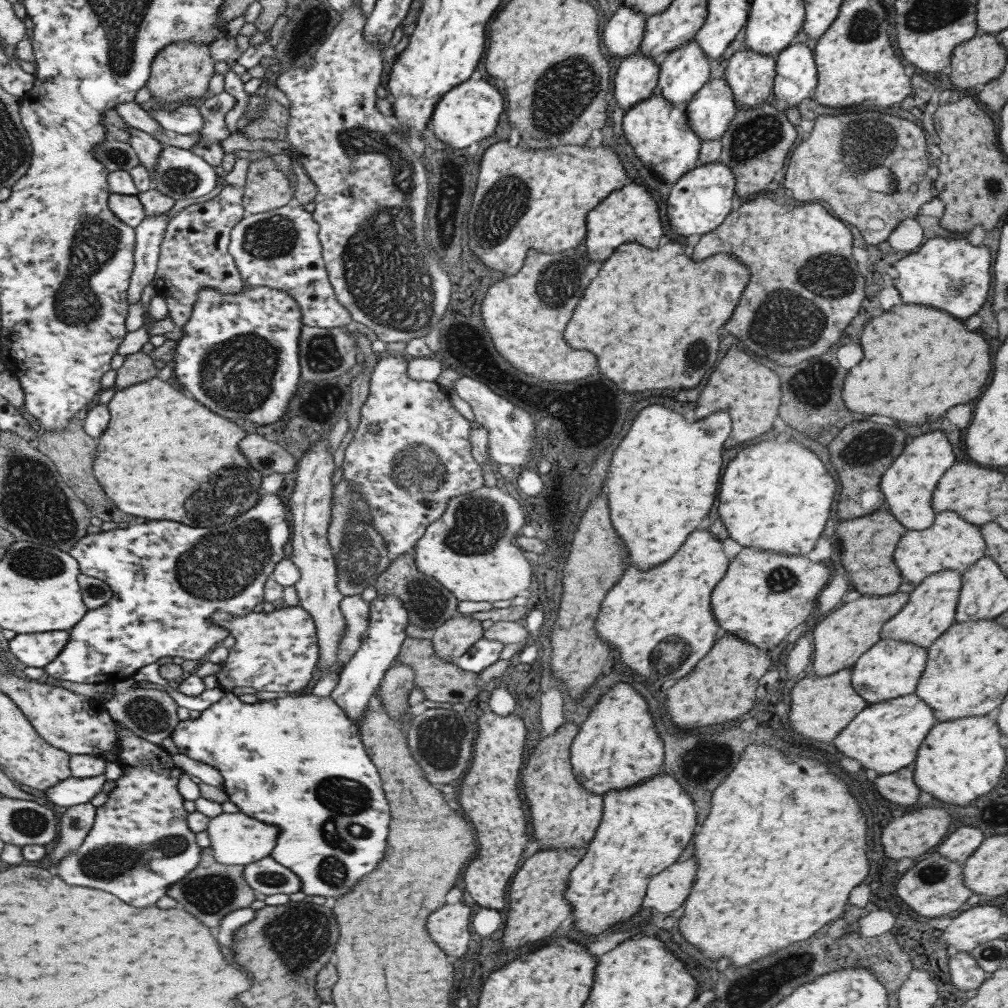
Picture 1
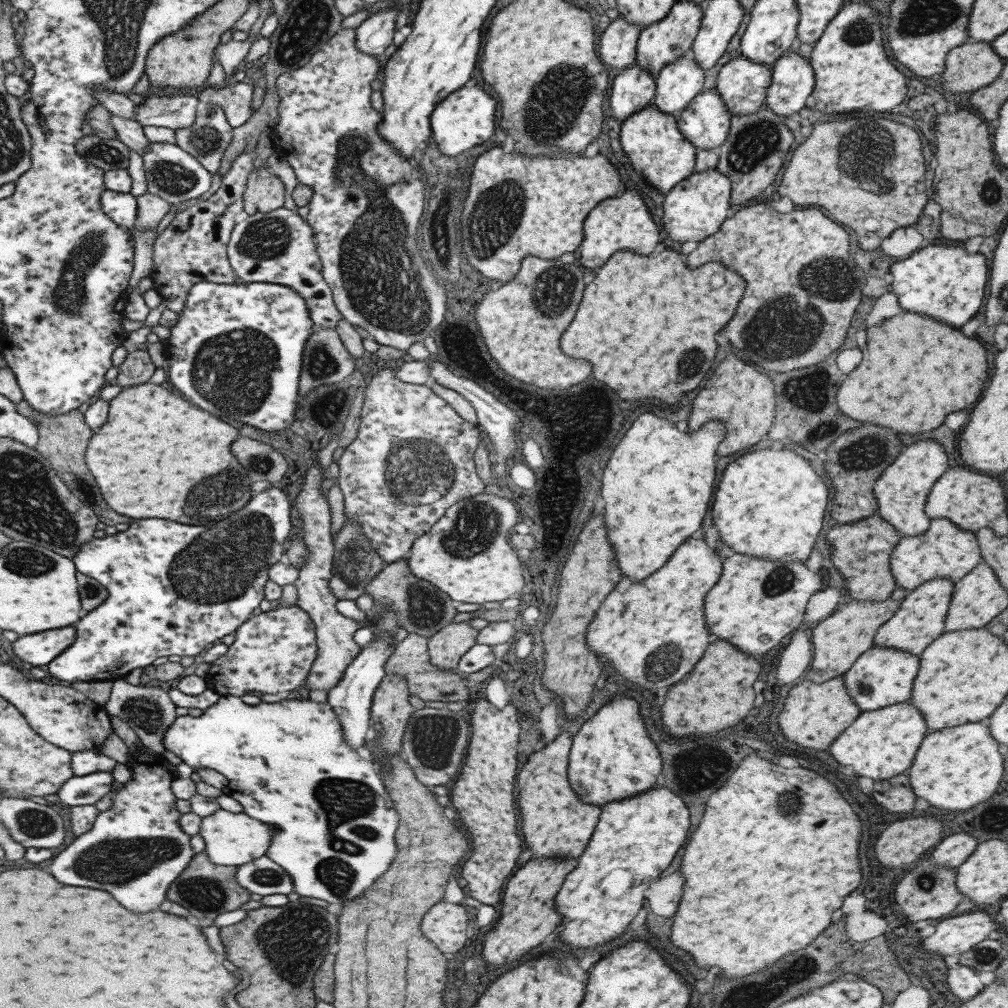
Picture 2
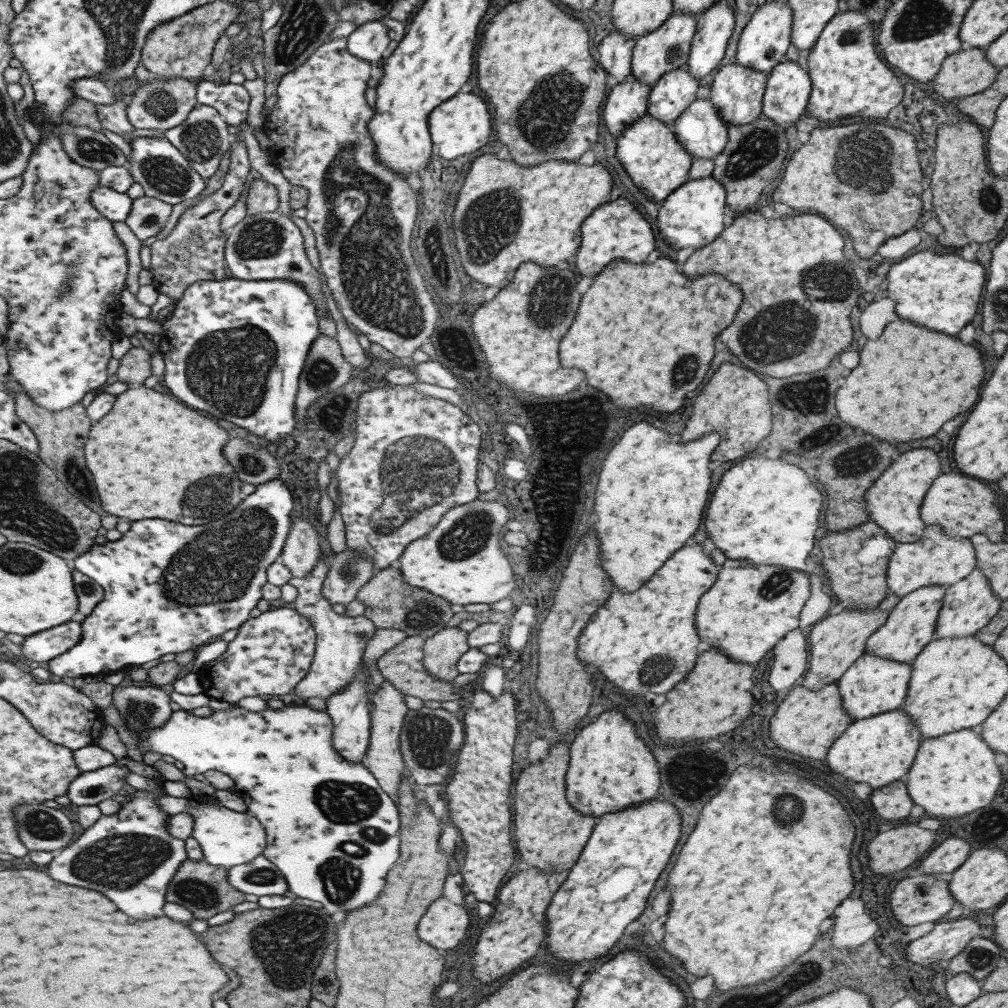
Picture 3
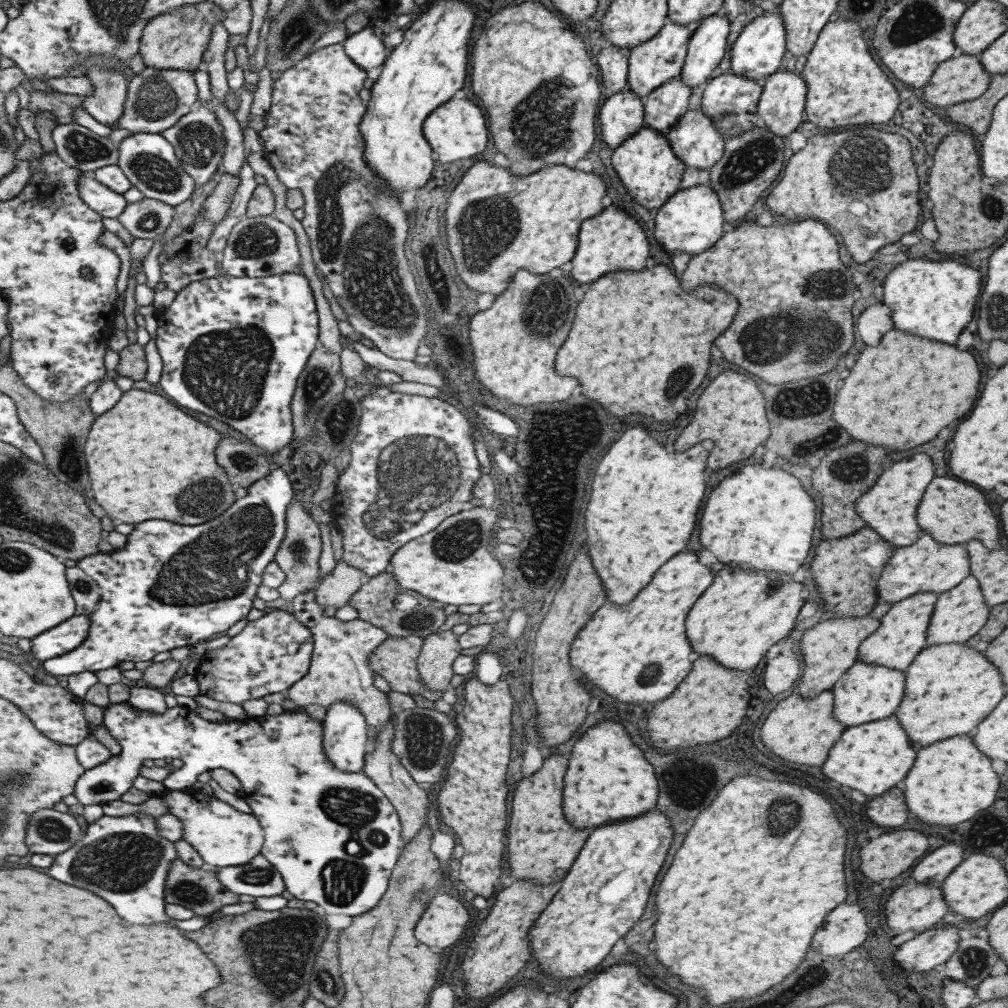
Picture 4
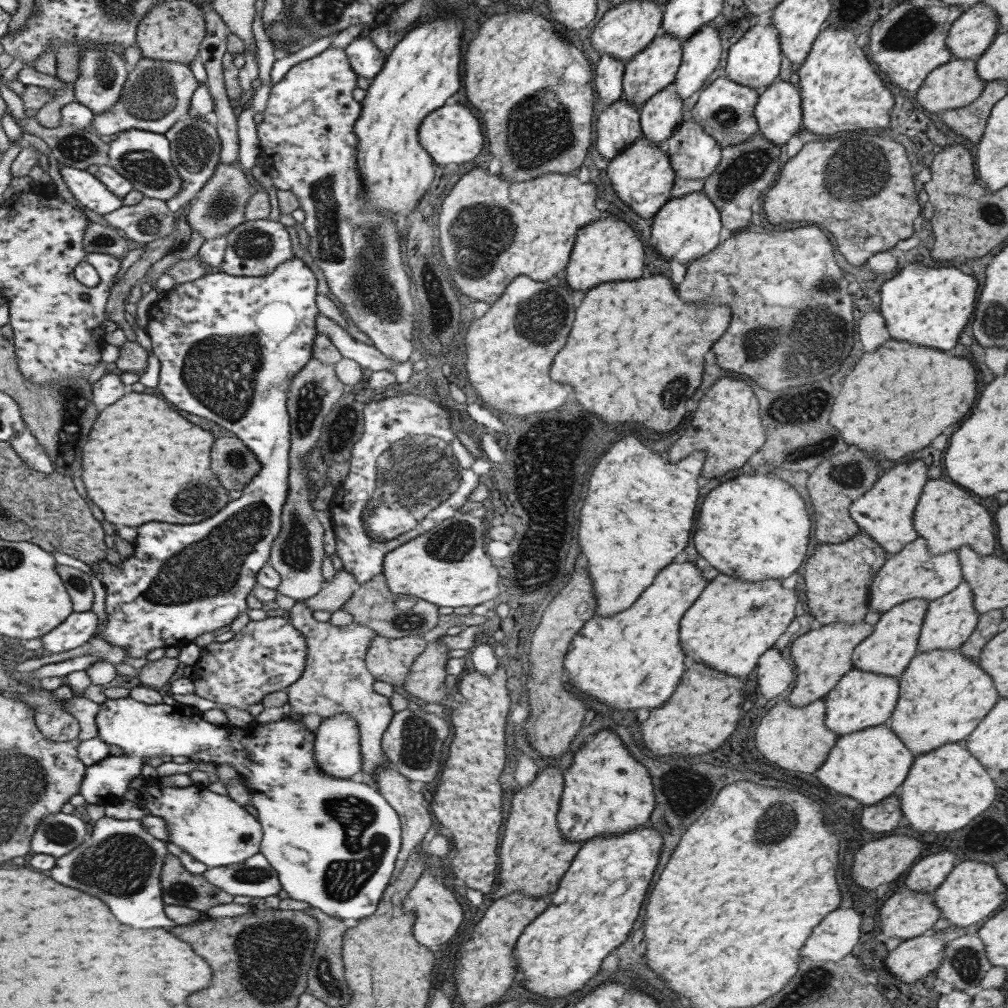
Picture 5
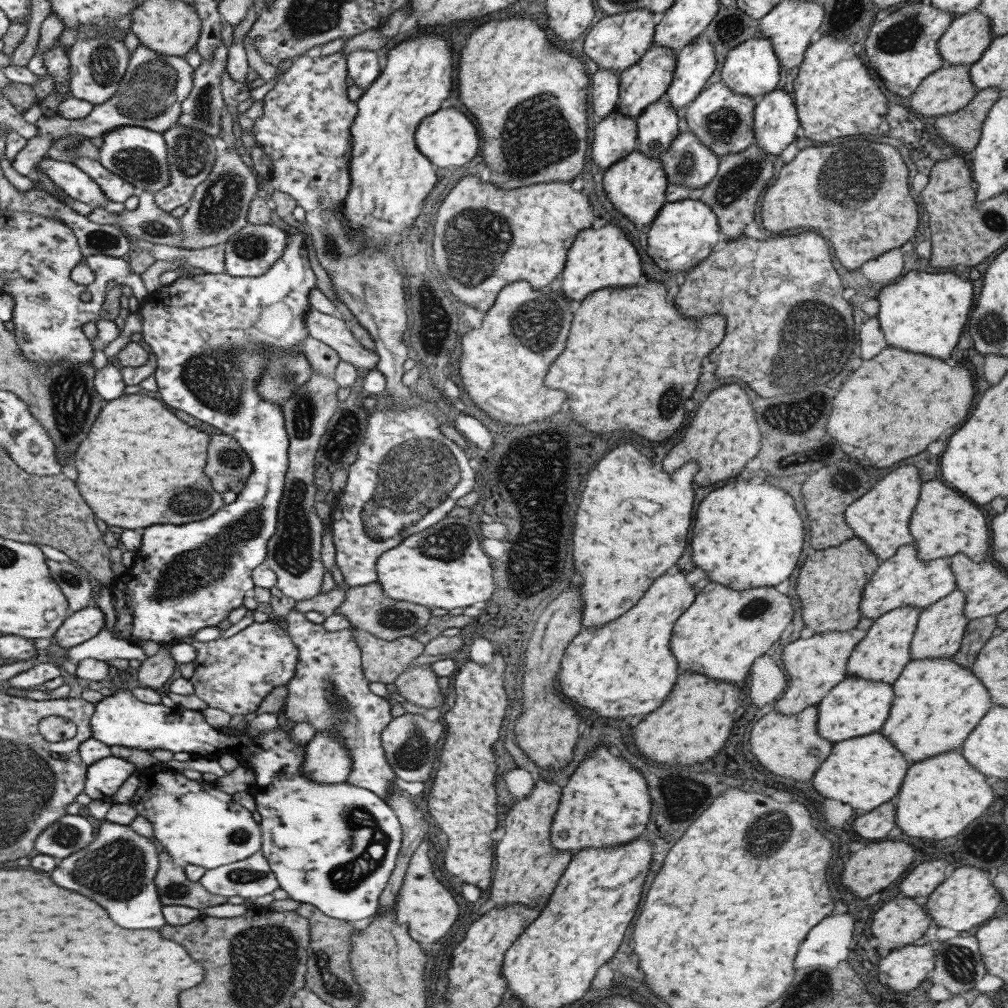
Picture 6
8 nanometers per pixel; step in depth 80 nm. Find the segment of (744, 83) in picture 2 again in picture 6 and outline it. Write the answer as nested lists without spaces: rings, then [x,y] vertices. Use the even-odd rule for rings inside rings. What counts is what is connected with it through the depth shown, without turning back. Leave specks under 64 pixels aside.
[[[721,80],[709,85],[692,100],[685,110],[687,130],[717,157],[723,154],[735,154],[745,150],[754,142],[752,116],[755,100],[750,96],[735,94]]]

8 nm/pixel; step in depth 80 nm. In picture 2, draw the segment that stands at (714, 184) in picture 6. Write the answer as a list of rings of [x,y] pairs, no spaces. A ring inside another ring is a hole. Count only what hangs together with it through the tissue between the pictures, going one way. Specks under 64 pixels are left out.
[[[758,109],[753,114],[733,115],[725,142],[717,148],[716,170],[729,179],[730,204],[747,205],[767,195],[768,187],[777,176],[787,150],[793,142],[793,133],[785,125],[783,117],[769,109]]]

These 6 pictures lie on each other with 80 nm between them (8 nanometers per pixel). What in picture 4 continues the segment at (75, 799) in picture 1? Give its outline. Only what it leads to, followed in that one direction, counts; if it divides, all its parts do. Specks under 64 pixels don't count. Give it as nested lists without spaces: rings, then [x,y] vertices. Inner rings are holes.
[[[125,702],[119,703],[107,703],[102,709],[103,726],[108,730],[109,736],[112,736],[117,744],[120,744],[121,750],[117,755],[111,755],[105,762],[97,764],[97,766],[88,768],[81,773],[81,776],[75,781],[73,796],[82,805],[101,805],[106,802],[117,800],[121,794],[127,792],[127,788],[132,786],[133,779],[139,774],[139,767],[142,766],[141,762],[150,758],[172,758],[179,759],[181,766],[178,766],[173,772],[168,774],[160,783],[167,790],[190,790],[192,784],[196,781],[196,777],[201,772],[210,771],[214,768],[227,769],[233,776],[237,777],[240,782],[239,796],[243,797],[249,808],[252,810],[252,815],[256,817],[257,822],[263,829],[263,842],[260,850],[260,854],[265,857],[268,864],[271,864],[277,873],[279,873],[281,880],[287,891],[293,898],[297,900],[305,900],[305,902],[315,902],[317,906],[321,906],[321,910],[325,914],[345,914],[345,916],[357,916],[361,912],[367,912],[371,910],[381,894],[385,892],[385,886],[387,886],[387,880],[389,880],[389,872],[393,870],[395,862],[397,862],[397,856],[401,852],[401,840],[399,840],[399,819],[395,809],[391,806],[391,803],[384,797],[384,794],[369,780],[367,777],[363,777],[359,771],[357,772],[341,772],[337,770],[324,756],[321,748],[321,733],[322,733],[322,720],[313,720],[309,714],[303,710],[296,709],[294,711],[283,711],[279,715],[267,715],[267,716],[249,716],[242,721],[232,721],[231,719],[223,718],[222,721],[207,721],[201,719],[199,716],[193,713],[193,710],[189,707],[182,707],[176,705],[175,707],[166,708],[161,715],[155,715],[149,711],[140,711]],[[351,842],[351,844],[359,844],[361,850],[359,854],[355,854],[355,848],[349,848],[349,852],[353,854],[347,854],[345,852],[345,844]]]

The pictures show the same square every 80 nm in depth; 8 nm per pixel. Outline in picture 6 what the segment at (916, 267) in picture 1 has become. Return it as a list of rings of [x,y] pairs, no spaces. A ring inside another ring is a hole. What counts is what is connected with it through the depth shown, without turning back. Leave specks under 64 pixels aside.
[[[911,270],[899,276],[899,280],[879,288],[875,296],[879,301],[875,317],[885,344],[917,354],[927,352],[927,356],[945,360],[955,348],[973,304],[971,284],[959,278],[961,275],[955,272],[932,274]]]

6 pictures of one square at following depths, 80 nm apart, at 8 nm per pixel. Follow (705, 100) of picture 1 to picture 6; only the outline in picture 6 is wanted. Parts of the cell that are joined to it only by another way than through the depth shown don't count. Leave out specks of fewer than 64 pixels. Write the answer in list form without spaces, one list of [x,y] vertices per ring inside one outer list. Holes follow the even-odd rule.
[[[686,131],[677,135],[659,156],[668,185],[684,186],[696,197],[715,177],[718,157]]]

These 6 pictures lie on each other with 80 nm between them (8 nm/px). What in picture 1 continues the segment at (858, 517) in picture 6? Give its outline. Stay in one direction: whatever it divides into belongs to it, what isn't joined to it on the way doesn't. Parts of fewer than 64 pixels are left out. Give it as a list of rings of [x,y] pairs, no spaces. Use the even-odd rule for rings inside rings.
[[[931,432],[917,436],[911,440],[903,452],[896,456],[891,466],[883,471],[878,482],[878,489],[884,498],[883,506],[893,515],[893,519],[899,522],[905,530],[923,530],[929,528],[935,518],[931,499],[933,488],[939,480],[939,476],[953,466],[955,456],[951,452],[951,446],[947,438],[941,432]]]

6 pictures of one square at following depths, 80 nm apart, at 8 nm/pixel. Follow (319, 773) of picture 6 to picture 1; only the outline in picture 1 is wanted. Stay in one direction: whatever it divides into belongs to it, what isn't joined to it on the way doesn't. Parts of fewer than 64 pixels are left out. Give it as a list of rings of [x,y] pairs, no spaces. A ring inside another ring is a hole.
[[[377,594],[377,597],[368,604],[367,635],[360,642],[359,648],[353,653],[353,656],[338,672],[337,684],[328,696],[355,725],[364,717],[368,703],[375,696],[385,671],[392,666],[403,639],[406,637],[403,630],[407,625],[407,611],[396,596]]]

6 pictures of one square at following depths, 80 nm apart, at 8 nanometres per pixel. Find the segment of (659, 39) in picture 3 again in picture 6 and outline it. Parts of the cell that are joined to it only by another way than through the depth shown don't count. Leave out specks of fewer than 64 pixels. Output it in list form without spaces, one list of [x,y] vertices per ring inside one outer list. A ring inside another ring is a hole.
[[[650,46],[641,58],[625,69],[618,78],[618,97],[615,109],[630,118],[637,118],[646,108],[653,104],[666,92],[668,84],[672,81],[675,68],[675,50],[665,47]]]

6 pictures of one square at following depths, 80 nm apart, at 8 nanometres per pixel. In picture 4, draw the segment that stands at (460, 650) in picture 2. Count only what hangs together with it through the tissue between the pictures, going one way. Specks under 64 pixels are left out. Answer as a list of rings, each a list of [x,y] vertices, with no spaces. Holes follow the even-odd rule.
[[[437,631],[424,637],[416,658],[419,681],[426,690],[443,691],[450,682],[452,662],[459,656],[460,646],[451,631]]]

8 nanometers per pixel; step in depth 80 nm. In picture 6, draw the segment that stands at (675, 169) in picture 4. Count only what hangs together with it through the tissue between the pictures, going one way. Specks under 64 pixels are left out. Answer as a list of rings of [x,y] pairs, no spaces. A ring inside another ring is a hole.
[[[634,149],[604,170],[602,189],[605,196],[613,208],[630,220],[637,230],[650,224],[657,211],[666,203],[664,194],[668,183],[662,166],[659,157],[649,158]]]

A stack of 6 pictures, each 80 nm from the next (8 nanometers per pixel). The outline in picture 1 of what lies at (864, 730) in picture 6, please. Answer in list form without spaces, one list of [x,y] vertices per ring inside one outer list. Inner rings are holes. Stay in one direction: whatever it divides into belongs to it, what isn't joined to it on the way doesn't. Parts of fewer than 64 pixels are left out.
[[[880,638],[850,667],[852,689],[867,705],[914,692],[925,668],[926,648],[900,639]]]

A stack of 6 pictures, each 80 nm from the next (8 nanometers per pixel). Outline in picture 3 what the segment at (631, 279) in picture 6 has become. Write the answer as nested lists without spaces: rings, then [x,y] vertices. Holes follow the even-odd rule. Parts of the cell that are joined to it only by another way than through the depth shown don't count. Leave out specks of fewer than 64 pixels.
[[[616,199],[598,206],[580,224],[580,243],[574,254],[573,270],[581,276],[596,275],[612,260],[643,262],[653,250],[655,242],[649,224],[625,199]]]

